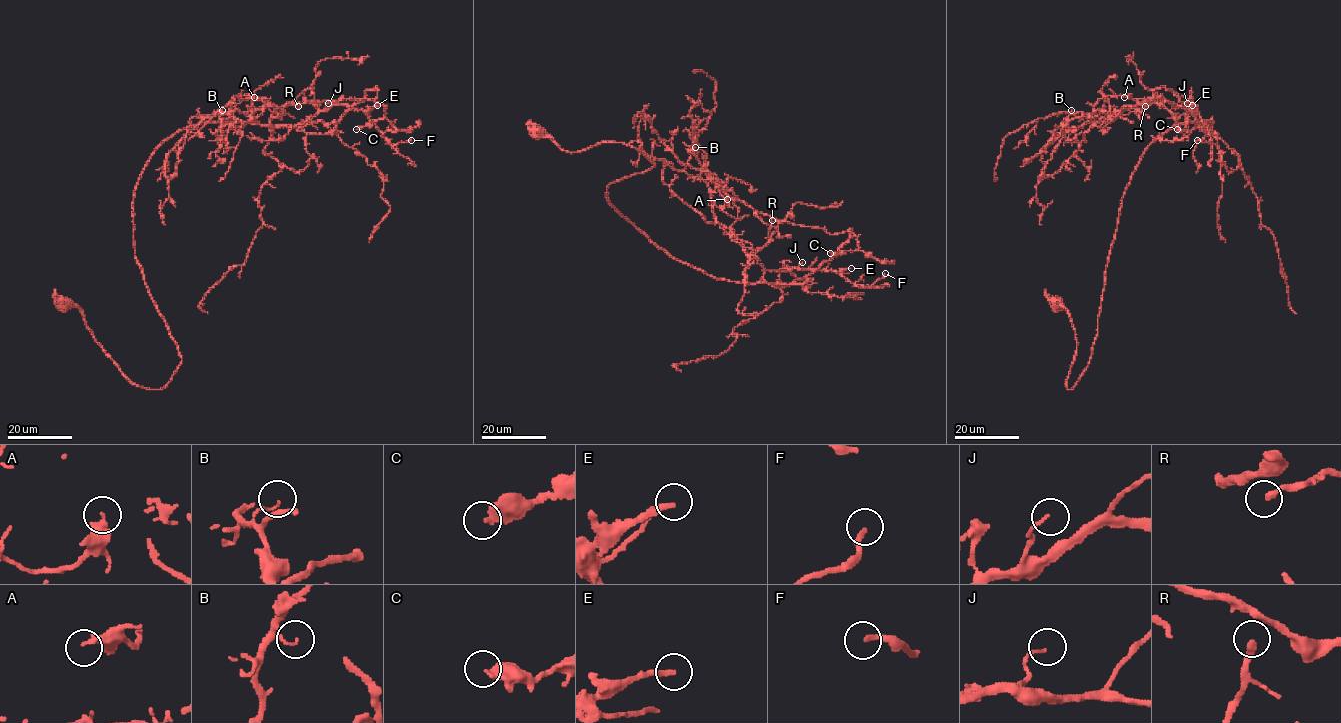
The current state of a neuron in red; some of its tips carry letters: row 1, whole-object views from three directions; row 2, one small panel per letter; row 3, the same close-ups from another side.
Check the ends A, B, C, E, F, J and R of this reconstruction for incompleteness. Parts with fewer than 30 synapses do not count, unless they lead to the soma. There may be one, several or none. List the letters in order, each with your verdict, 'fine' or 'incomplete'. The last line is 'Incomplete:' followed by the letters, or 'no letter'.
A: fine
B: fine
C: fine
E: fine
F: fine
J: fine
R: incomplete
Incomplete: R

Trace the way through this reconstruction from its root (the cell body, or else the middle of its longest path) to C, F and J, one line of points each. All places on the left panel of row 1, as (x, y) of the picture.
C: (62, 302), (163, 388), (181, 357), (134, 244), (151, 154), (203, 122), (337, 122), (376, 86), (356, 129)
F: (62, 302), (161, 389), (181, 357), (133, 215), (155, 151), (335, 104), (411, 140)
J: (62, 302), (132, 382), (163, 388), (181, 357), (135, 256), (149, 158), (190, 126), (292, 126), (328, 103)

